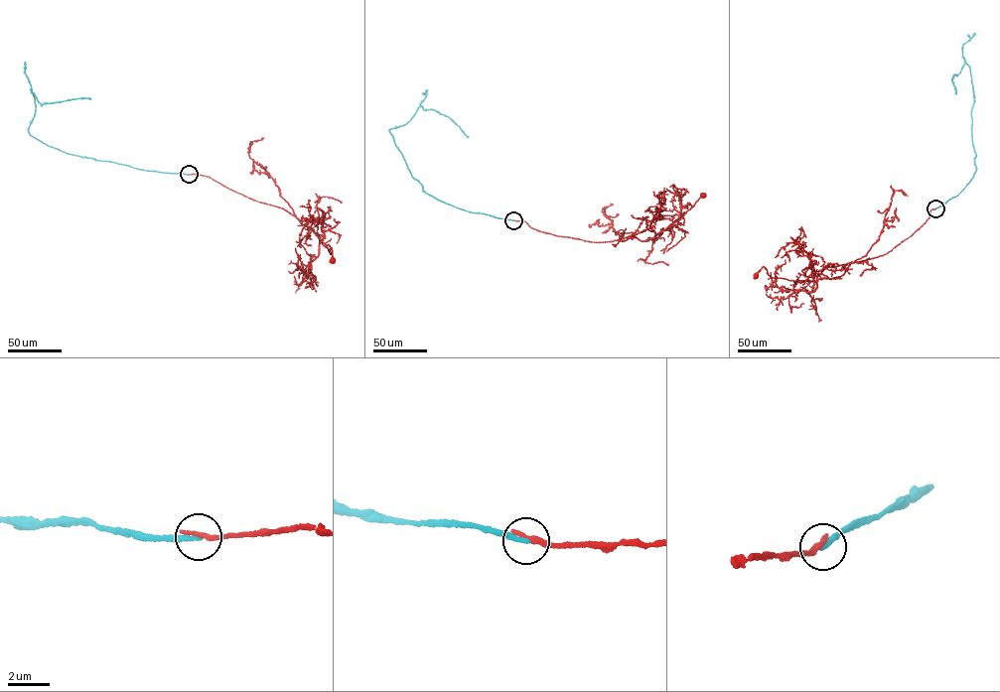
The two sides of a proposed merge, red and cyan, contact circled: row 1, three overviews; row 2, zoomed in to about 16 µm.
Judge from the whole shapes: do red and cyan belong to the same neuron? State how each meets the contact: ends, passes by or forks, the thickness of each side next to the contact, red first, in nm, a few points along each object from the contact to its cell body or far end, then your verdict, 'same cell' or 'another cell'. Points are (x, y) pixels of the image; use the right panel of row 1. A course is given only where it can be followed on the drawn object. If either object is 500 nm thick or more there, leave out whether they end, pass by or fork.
red ends; cyan ends; calibres 300 and 240 nm; course red (935, 208), (890, 251), (851, 262), (841, 276), (814, 282), (789, 280), (771, 277), (763, 266), (756, 276); course cyan (935, 208), (963, 190), (976, 169), (971, 136), (974, 95), (970, 69), (965, 63), (951, 79), (955, 93); another cell

